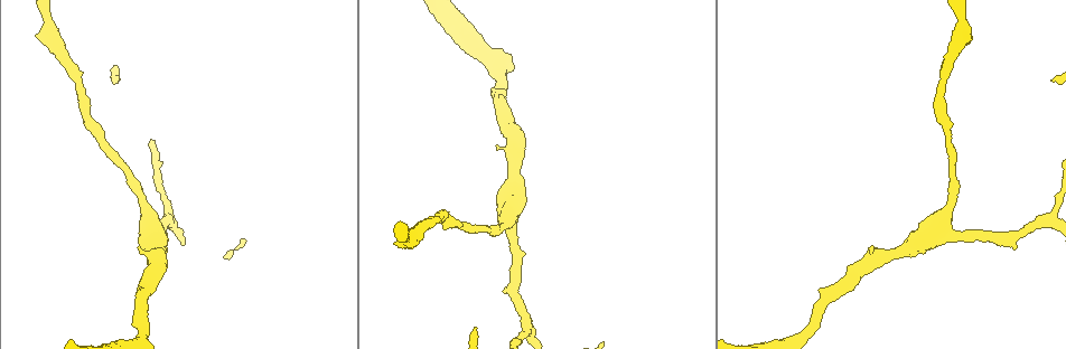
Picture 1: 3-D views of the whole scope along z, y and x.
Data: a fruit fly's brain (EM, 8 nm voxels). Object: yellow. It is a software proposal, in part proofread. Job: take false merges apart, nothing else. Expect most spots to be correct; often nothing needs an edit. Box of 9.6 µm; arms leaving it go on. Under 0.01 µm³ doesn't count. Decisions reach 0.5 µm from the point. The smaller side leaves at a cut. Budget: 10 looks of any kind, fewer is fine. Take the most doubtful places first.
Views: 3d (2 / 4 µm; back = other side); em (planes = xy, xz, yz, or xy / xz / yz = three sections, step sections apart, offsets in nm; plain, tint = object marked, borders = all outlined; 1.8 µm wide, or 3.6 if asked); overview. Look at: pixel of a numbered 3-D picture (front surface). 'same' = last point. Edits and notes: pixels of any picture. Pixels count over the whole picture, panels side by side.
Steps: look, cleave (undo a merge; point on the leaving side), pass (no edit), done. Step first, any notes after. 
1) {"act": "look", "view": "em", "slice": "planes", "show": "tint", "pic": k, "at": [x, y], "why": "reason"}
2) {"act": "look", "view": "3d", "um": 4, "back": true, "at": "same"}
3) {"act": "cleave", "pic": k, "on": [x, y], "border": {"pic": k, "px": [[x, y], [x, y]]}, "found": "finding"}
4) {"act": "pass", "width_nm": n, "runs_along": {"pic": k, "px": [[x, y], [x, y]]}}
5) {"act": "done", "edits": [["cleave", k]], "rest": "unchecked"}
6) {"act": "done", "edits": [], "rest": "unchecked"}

{"act": "look", "view": "3d", "um": 4, "pic": 1, "at": [166, 220], "why": "branch point"}

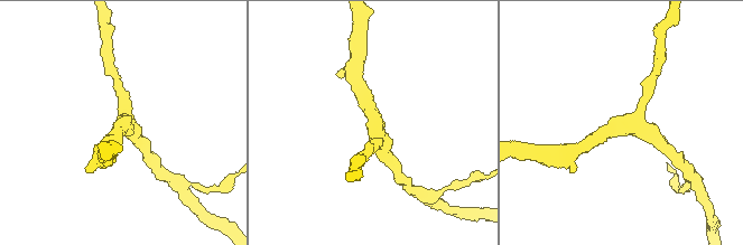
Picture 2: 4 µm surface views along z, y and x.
{"act": "look", "view": "em", "slice": "xy", "step": 8, "show": "tint", "pic": 2, "at": [374, 133]}

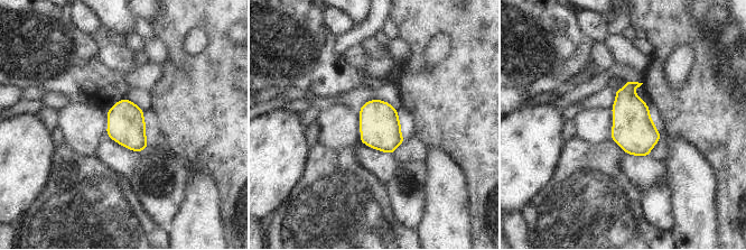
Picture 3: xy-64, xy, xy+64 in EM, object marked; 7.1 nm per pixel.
{"act": "pass", "found": "continuous, no second cell"}

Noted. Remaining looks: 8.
{"act": "look", "view": "em", "um": 3.6, "slice": "planes", "show": "tint", "pic": 1, "at": [149, 220], "why": "thick turns thin"}

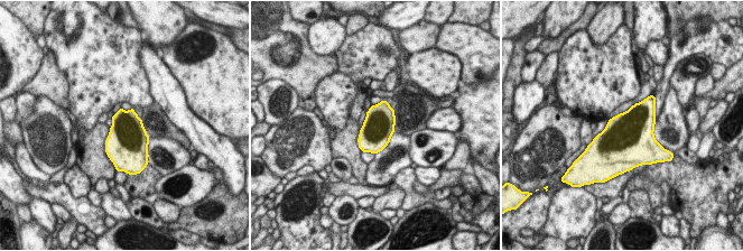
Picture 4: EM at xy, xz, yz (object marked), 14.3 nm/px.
{"act": "pass", "found": "continuous, no second cell"}

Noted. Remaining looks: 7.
{"act": "look", "view": "em", "slice": "xy", "step": 4, "show": "tint", "pic": 1, "at": [962, 19], "why": "a narrow waist"}

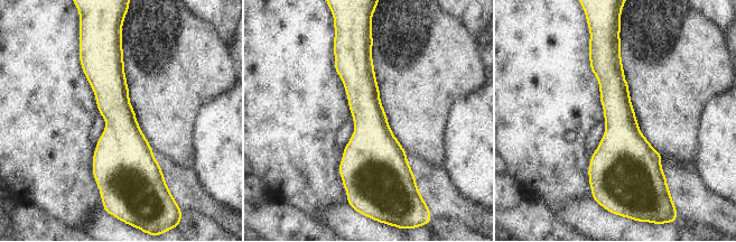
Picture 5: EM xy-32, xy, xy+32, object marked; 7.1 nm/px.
{"act": "look", "view": "em", "slice": "planes", "show": "tint", "at": "same", "why": "another direction"}

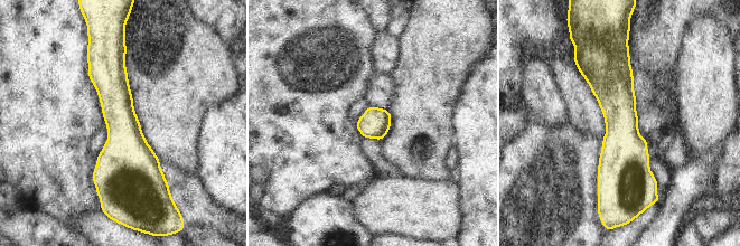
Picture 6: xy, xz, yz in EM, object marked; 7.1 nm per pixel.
{"act": "pass", "runs_along": {"pic": 6, "px": [[618, 57], [618, 106], [629, 191]]}, "found": "continuous, no second cell"}

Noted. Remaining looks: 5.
{"act": "look", "view": "em", "slice": "planes", "show": "tint", "pic": 1, "at": [516, 148], "why": "thin neck"}

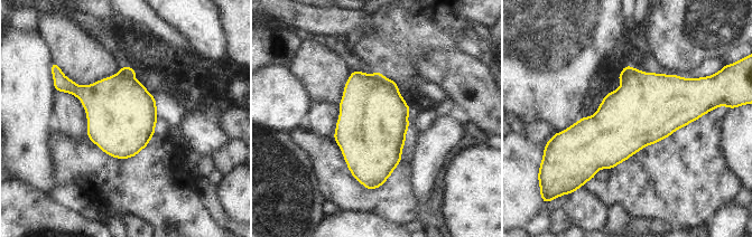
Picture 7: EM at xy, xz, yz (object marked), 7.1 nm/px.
{"act": "pass", "found": "all the same cell"}

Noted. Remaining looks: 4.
{"act": "done", "edits": [], "rest": "unchecked"}

